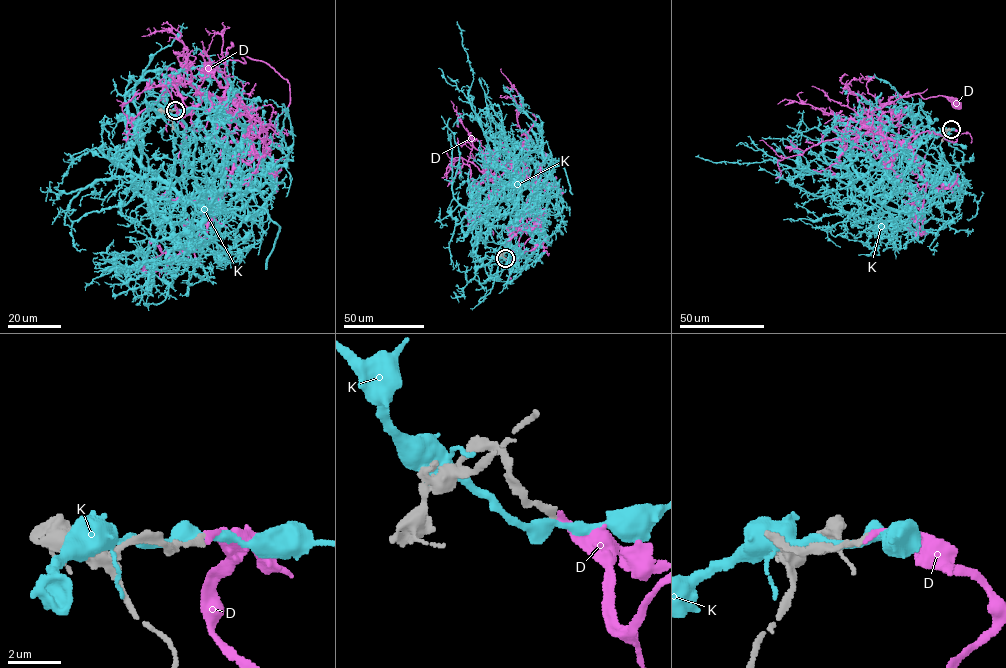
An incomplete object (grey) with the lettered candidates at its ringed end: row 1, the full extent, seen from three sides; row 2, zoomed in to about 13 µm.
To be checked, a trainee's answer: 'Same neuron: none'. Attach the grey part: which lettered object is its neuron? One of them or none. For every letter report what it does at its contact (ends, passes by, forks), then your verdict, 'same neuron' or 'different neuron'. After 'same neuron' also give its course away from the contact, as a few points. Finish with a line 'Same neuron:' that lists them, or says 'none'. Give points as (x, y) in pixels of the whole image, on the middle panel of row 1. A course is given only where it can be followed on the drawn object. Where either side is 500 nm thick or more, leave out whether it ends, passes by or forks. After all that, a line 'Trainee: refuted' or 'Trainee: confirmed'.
D: it ends there; same neuron; it runs (506, 258), (519, 260), (532, 235), (540, 211), (532, 185), (543, 164), (516, 257)
K: it passes by; different neuron
Same neuron: D
Trainee: refuted

